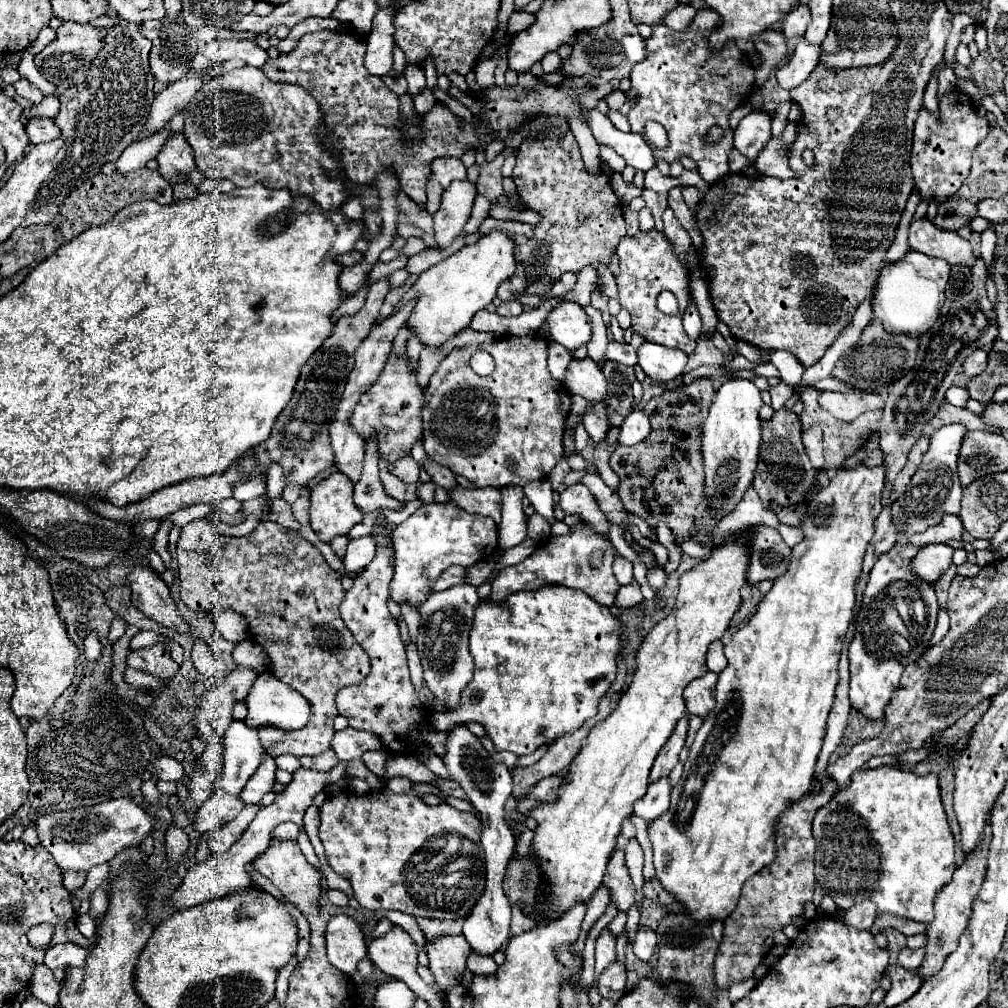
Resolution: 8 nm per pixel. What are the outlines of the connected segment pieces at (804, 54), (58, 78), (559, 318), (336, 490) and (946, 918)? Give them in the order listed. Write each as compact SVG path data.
M801 38L797 42L789 62L775 72L779 86L785 88L785 90L797 88L805 78L809 78L811 70L817 66L821 54L823 54L821 44L811 44L805 38Z
M63 22L57 28L57 38L41 54L35 56L35 66L47 80L57 84L61 90L75 86L75 84L81 84L87 78L89 66L103 50L105 36L107 36L107 28L97 28L91 22L85 22L85 24Z
M559 302L547 316L545 324L551 330L553 340L567 350L587 346L591 340L591 320L583 308L573 302Z
M333 472L311 488L311 528L321 542L331 542L335 536L347 536L349 530L363 520L353 502L353 482Z
M987 824L987 830L985 830L985 836L981 840L981 848L977 848L977 852L971 852L963 864L955 870L953 874L953 880L937 894L937 900L935 900L935 918L931 924L927 924L927 954L925 954L925 960L919 968L919 974L923 978L929 978L933 974L937 974L943 964L945 964L945 958L955 952L957 944L959 944L959 936L963 934L963 930L967 928L967 922L971 918L971 904L977 896L977 892L981 890L981 884L983 884L983 878L985 878L985 868L987 868L987 848L989 848L989 840L991 840L991 824Z

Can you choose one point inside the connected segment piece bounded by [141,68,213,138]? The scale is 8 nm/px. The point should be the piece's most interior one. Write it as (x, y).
(176, 96)

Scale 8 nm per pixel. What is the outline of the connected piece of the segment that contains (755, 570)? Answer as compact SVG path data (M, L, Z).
M753 526L751 534L753 554L749 564L749 582L759 584L763 580L777 580L789 568L791 548L783 542L781 534L769 526Z

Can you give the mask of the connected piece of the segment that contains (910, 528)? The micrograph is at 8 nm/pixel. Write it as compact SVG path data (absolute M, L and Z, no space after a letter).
M947 424L939 430L933 432L929 450L923 456L923 462L919 464L917 472L913 474L905 494L891 506L891 516L893 522L897 524L897 532L923 532L925 528L937 524L943 514L959 514L959 502L961 502L961 484L959 484L959 474L957 474L957 458L959 458L959 448L963 442L967 428L963 424Z

